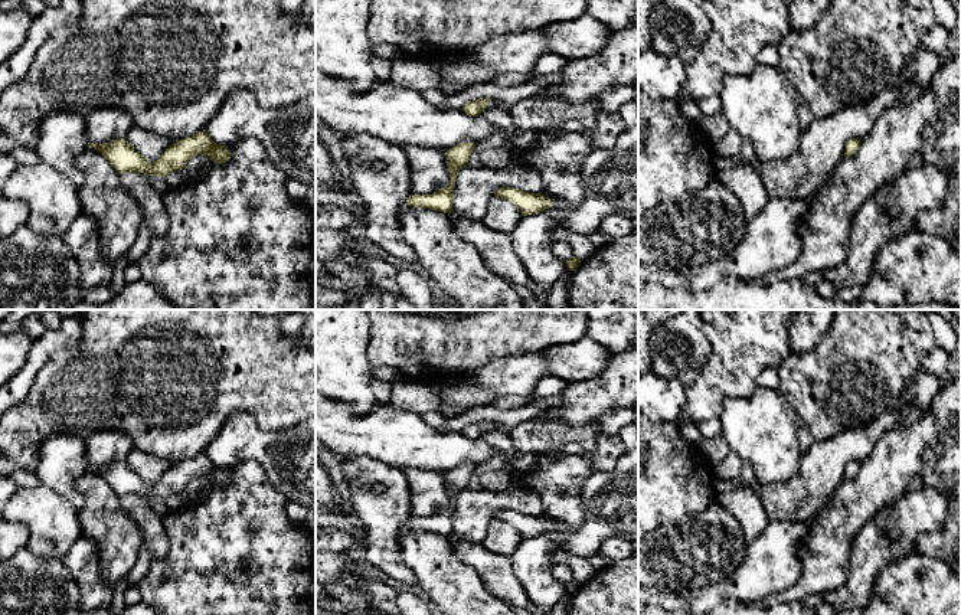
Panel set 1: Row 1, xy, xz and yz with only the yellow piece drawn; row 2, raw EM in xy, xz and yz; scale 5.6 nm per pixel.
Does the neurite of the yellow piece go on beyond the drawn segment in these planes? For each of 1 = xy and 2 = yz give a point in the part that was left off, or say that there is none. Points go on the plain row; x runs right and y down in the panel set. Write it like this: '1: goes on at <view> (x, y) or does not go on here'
1: does not go on here
2: does not go on here

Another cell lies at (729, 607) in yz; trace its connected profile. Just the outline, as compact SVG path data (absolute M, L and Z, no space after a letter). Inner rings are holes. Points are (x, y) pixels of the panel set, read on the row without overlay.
M726 601L713 611L700 615L817 615L801 605L801 602L794 603L746 603L741 601Z

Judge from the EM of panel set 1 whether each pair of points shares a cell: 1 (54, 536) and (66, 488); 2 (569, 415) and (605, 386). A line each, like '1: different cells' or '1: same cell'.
1: different cells
2: same cell

